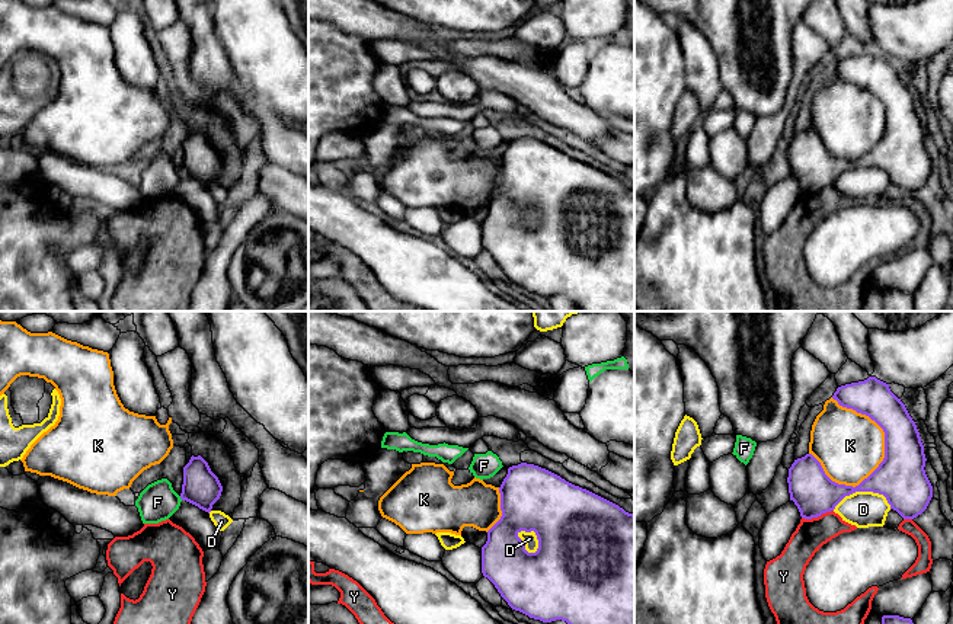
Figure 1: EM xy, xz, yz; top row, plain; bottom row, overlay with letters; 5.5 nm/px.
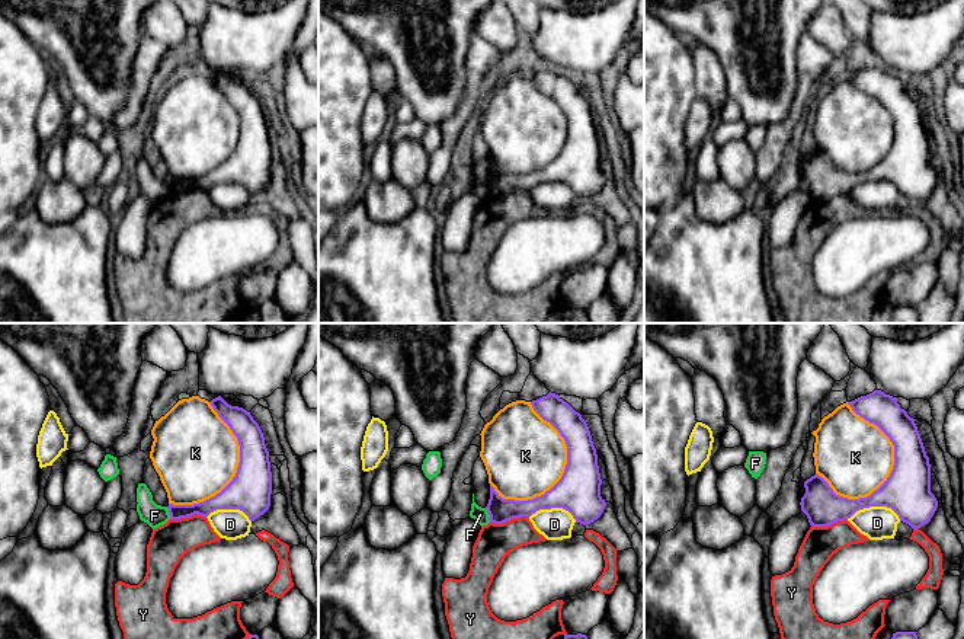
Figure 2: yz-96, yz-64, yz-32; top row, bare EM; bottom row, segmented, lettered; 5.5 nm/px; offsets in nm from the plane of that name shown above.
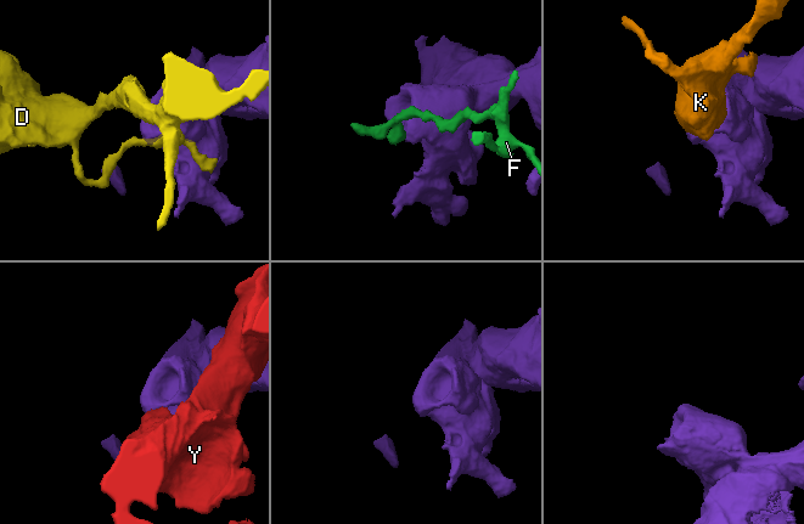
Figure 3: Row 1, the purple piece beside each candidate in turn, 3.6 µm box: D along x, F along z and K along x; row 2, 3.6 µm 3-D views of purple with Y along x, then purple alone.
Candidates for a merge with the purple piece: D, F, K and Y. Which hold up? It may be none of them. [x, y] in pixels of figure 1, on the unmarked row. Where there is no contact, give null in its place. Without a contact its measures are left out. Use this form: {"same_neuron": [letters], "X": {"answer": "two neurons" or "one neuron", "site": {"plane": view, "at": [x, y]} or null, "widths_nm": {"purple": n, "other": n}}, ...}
{"same_neuron": [], "D": {"answer": "two neurons", "site": {"plane": "yz", "at": [862, 165]}, "widths_nm": {"purple": 280, "other": 200}}, "F": {"answer": "two neurons", "site": {"plane": "xy", "at": [181, 172]}, "widths_nm": {"purple": 200, "other": 220}}, "K": {"answer": "two neurons", "site": {"plane": "yz", "at": [885, 108]}, "widths_nm": {"purple": 260, "other": 380}}, "Y": {"answer": "two neurons", "site": {"plane": "yz", "at": [816, 191]}, "widths_nm": {"purple": 240, "other": 180}}}

